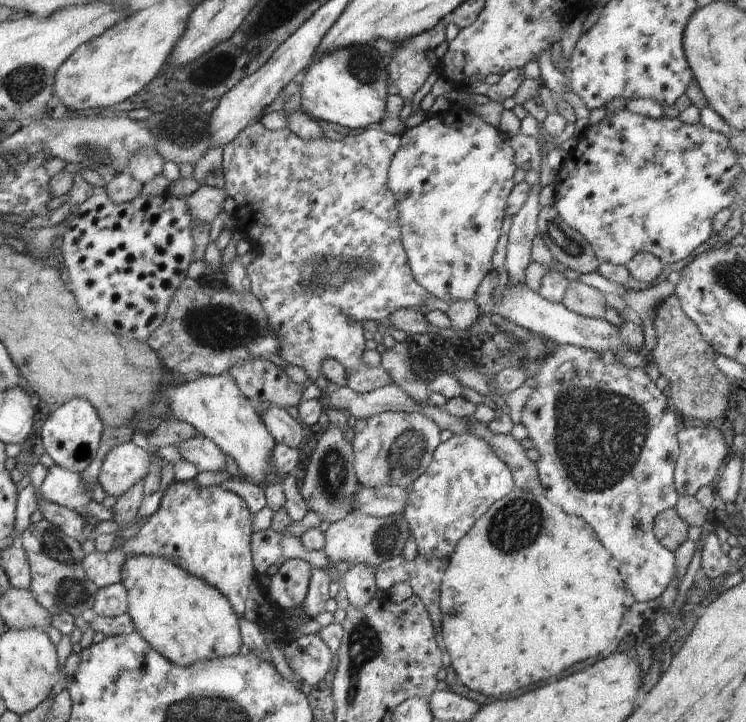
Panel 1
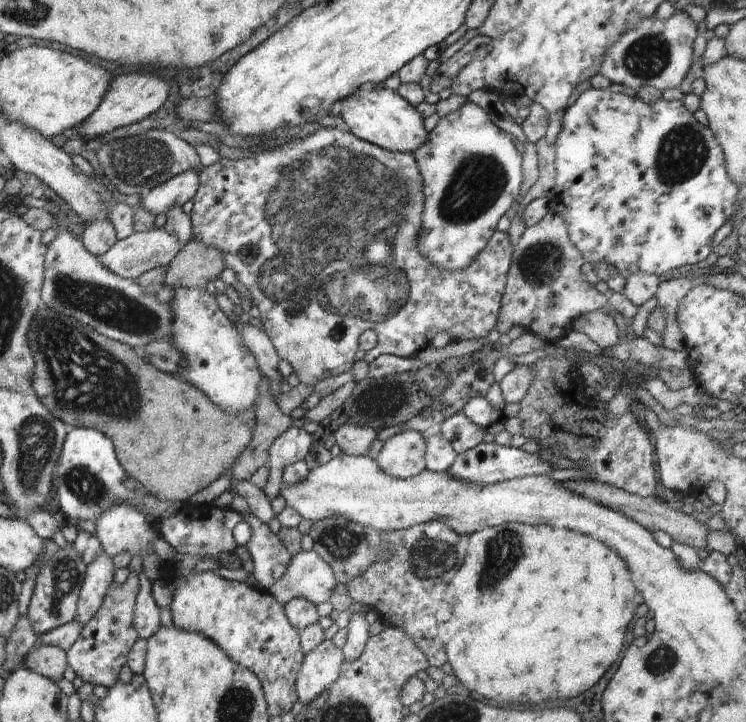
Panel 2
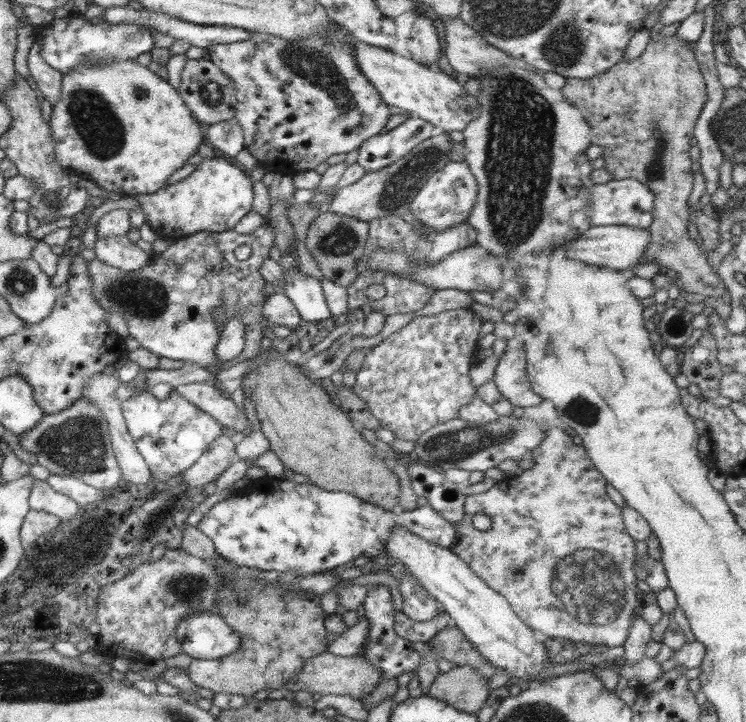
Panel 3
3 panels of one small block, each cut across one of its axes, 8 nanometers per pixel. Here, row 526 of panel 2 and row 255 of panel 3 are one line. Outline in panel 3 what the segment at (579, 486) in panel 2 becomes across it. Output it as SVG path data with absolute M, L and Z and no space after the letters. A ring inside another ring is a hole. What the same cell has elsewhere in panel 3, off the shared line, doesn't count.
M676 35L661 37L656 42L650 42L636 60L623 60L598 77L566 80L560 94L568 104L580 110L584 122L590 126L588 138L591 144L603 148L601 158L606 161L604 168L610 172L612 178L633 178L652 190L653 221L648 228L651 239L639 264L652 261L660 267L674 270L677 272L676 284L685 298L690 294L701 294L719 305L727 293L726 285L720 280L715 268L708 263L707 253L690 238L688 232L688 200L693 190L694 175L691 171L693 161L689 156L689 144L694 137L696 121L706 103L703 75L688 43L682 42Z

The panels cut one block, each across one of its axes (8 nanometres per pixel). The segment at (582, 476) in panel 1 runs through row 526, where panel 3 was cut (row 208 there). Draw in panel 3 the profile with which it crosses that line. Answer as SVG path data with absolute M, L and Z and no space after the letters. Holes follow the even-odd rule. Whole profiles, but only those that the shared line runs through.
M633 178L612 179L602 185L594 184L589 221L592 225L622 225L648 229L653 221L653 194L639 180Z

